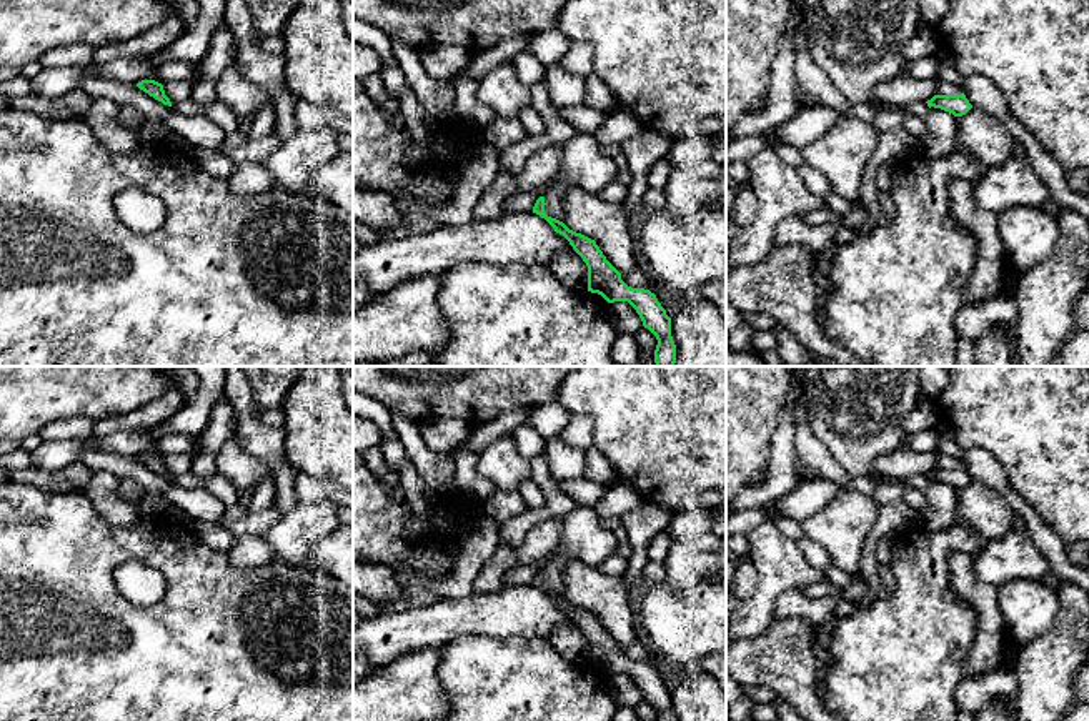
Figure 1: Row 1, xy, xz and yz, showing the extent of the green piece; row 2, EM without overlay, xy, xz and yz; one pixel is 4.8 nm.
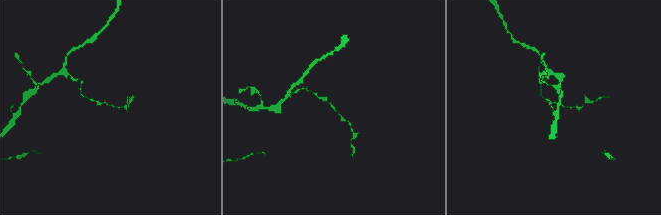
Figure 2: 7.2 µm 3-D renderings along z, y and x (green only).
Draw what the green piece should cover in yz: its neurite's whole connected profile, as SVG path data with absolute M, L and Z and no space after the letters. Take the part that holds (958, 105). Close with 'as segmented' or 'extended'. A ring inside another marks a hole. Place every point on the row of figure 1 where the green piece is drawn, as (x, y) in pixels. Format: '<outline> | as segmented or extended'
M964 93L961 95L934 95L931 100L926 102L927 107L941 108L944 112L952 113L954 117L966 115L972 105L966 98Z | as segmented

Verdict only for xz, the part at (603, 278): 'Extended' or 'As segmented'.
As segmented

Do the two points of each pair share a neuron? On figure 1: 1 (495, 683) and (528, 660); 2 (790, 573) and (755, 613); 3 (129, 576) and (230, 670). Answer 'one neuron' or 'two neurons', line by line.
1: one neuron
2: one neuron
3: two neurons

